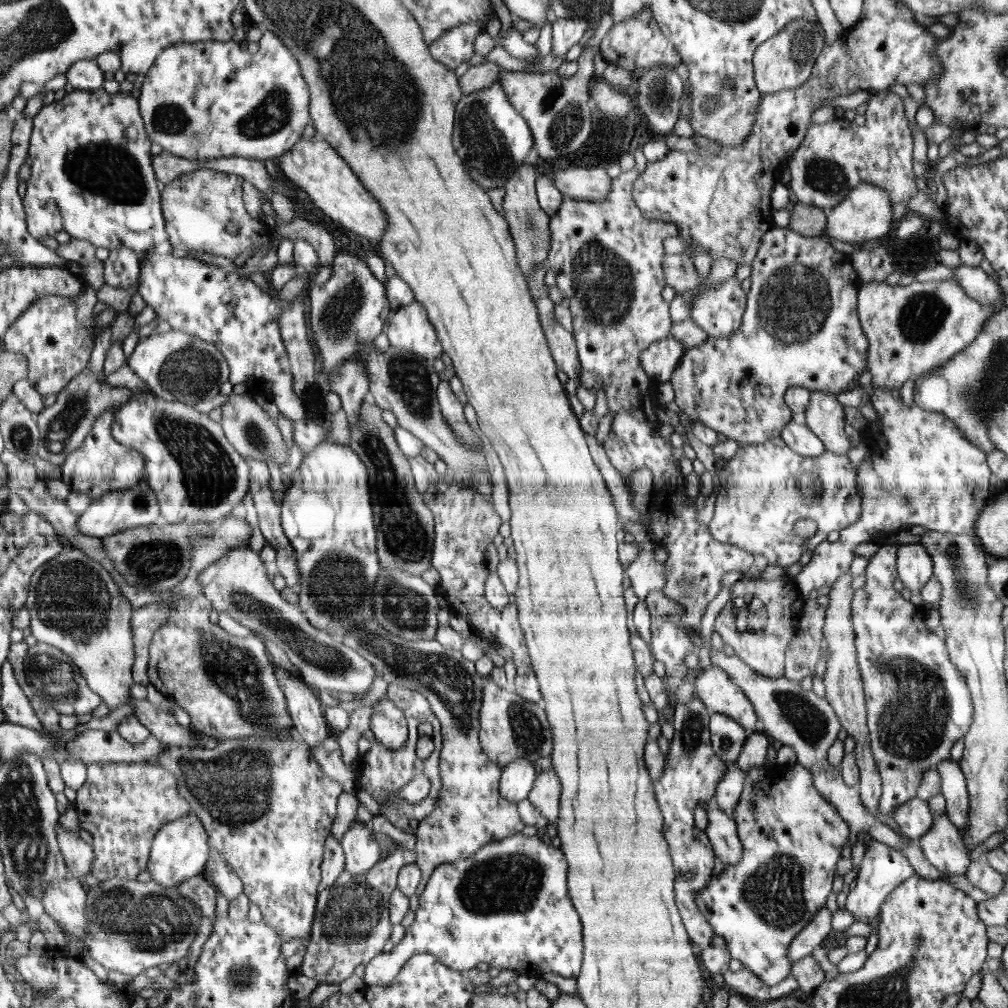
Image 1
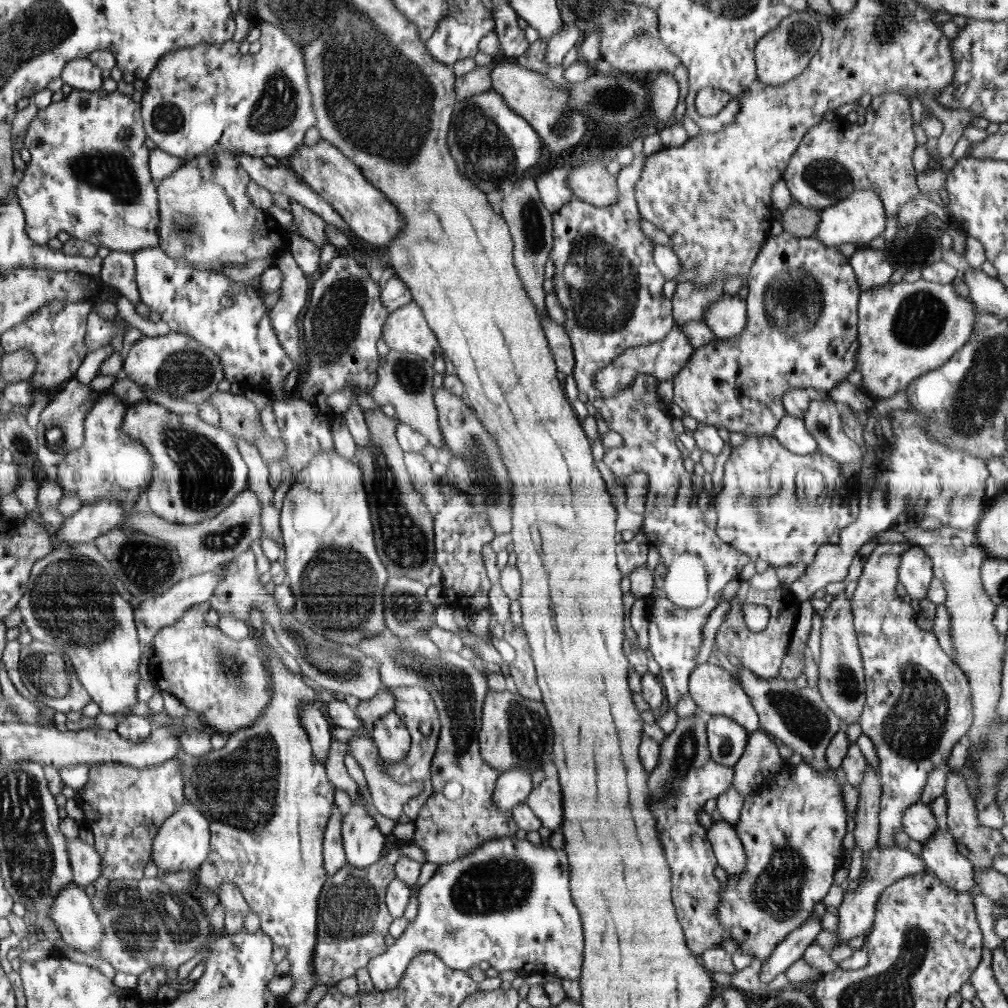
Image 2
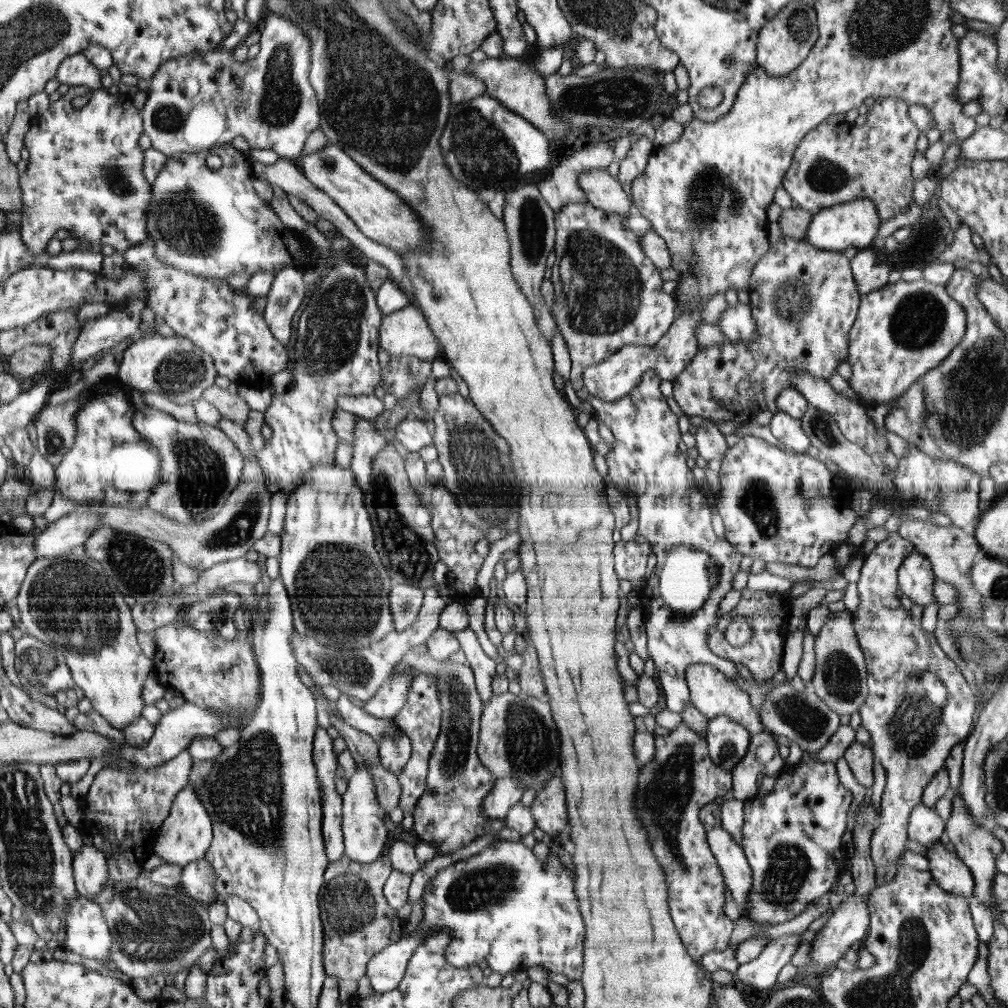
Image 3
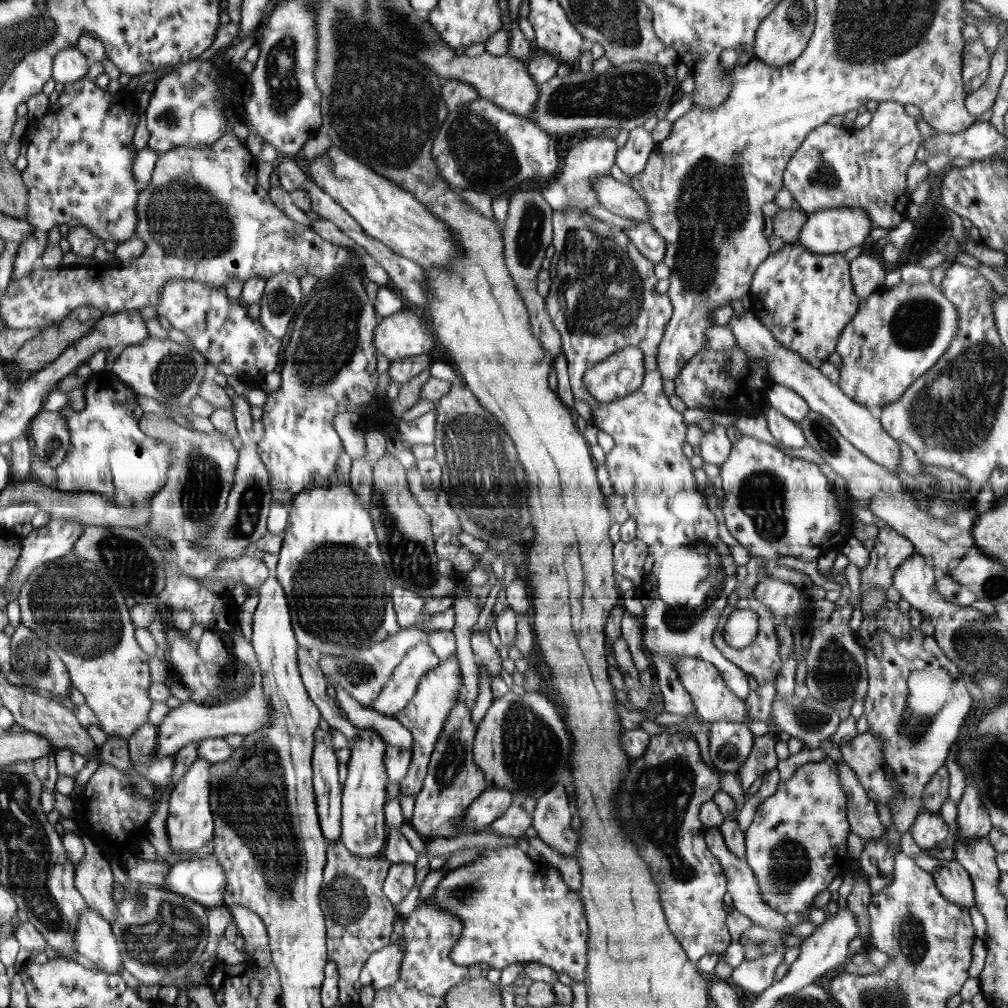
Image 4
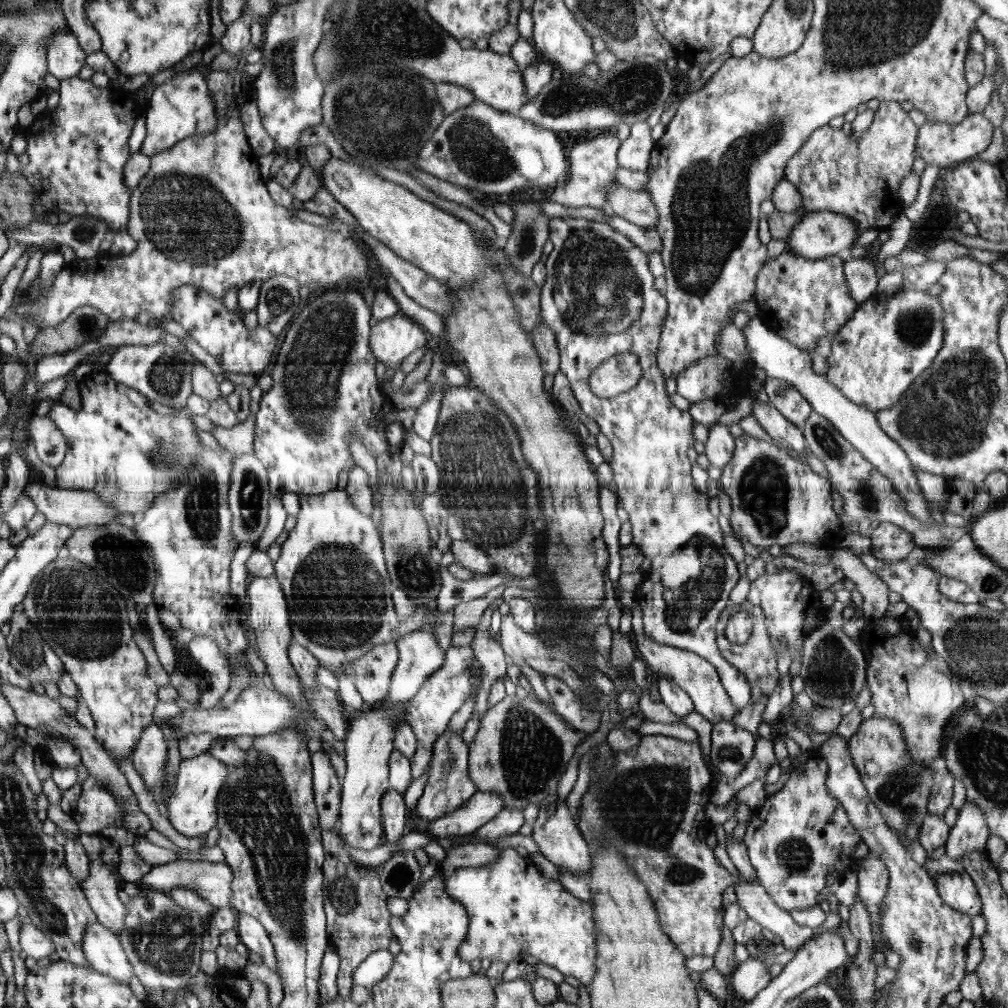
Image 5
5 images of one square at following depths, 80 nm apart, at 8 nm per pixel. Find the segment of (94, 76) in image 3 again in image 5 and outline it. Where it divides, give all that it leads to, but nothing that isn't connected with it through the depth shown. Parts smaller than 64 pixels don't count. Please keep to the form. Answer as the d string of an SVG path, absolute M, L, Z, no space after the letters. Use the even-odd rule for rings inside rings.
M58 31L47 44L48 72L60 81L76 76L85 66L86 56L72 31Z

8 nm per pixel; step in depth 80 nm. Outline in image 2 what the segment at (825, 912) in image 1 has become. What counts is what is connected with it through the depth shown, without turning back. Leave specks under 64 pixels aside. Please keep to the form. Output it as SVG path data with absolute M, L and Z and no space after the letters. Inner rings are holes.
M821 917L810 918L798 930L788 933L784 941L780 941L771 955L759 965L759 979L762 982L772 982L780 973L800 960L808 945L815 941L821 931Z

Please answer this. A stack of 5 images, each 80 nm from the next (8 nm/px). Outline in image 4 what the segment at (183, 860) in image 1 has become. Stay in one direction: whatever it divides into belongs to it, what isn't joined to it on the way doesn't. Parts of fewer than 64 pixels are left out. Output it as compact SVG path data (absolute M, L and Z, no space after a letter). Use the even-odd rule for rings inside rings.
M197 758L186 776L171 792L165 828L173 851L198 850L214 837L215 821L208 802L211 765L211 762Z

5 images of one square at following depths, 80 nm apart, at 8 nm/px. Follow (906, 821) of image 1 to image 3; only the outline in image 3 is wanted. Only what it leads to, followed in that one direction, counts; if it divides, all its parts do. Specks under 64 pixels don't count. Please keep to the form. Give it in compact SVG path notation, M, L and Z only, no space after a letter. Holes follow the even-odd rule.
M920 804L910 813L907 828L907 836L910 840L927 847L929 844L939 842L944 830L945 822L934 808Z

